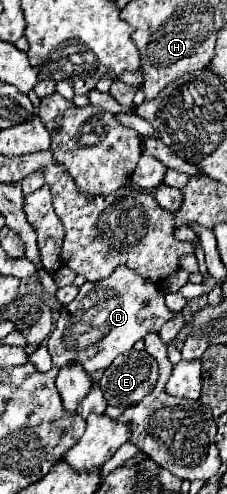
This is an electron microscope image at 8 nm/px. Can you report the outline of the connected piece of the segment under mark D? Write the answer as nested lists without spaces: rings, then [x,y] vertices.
[[[117,267],[117,273],[111,273],[107,279],[79,287],[77,297],[63,307],[47,339],[47,349],[55,367],[79,363],[87,375],[93,375],[107,369],[117,355],[127,353],[147,333],[157,333],[175,315],[167,309],[163,291],[157,285],[137,277],[131,269]]]

